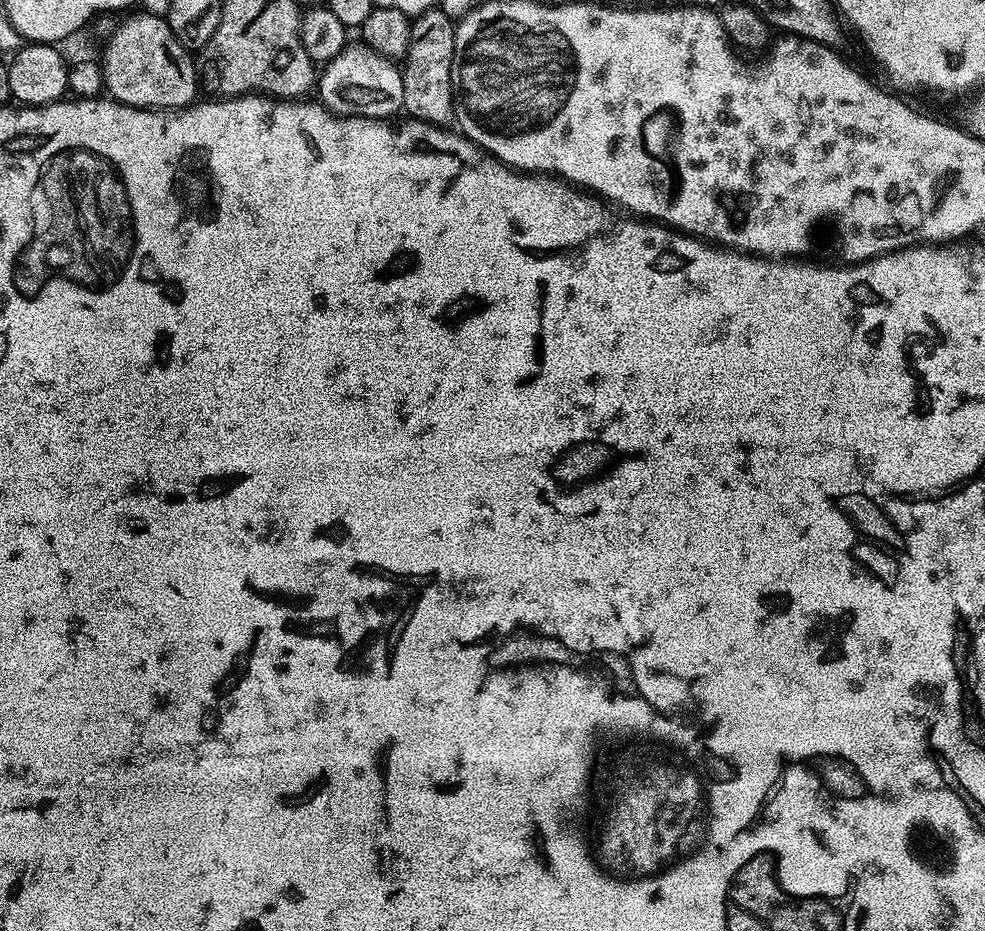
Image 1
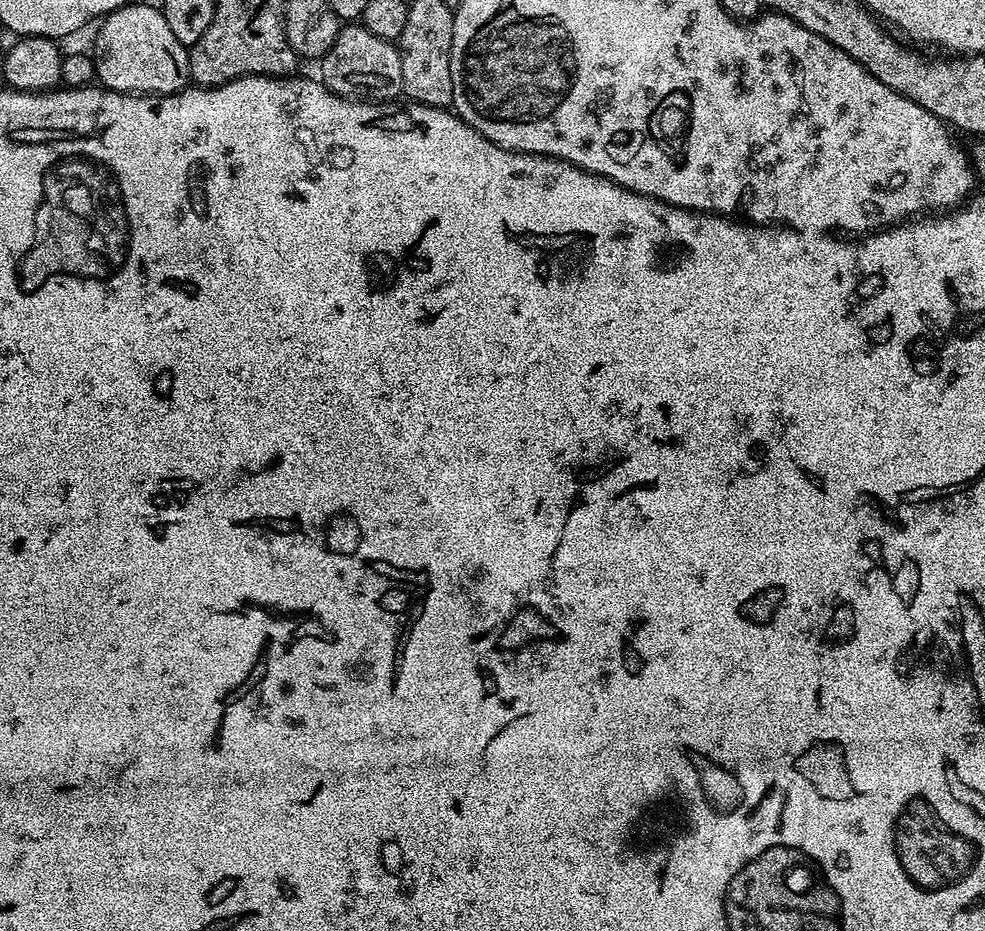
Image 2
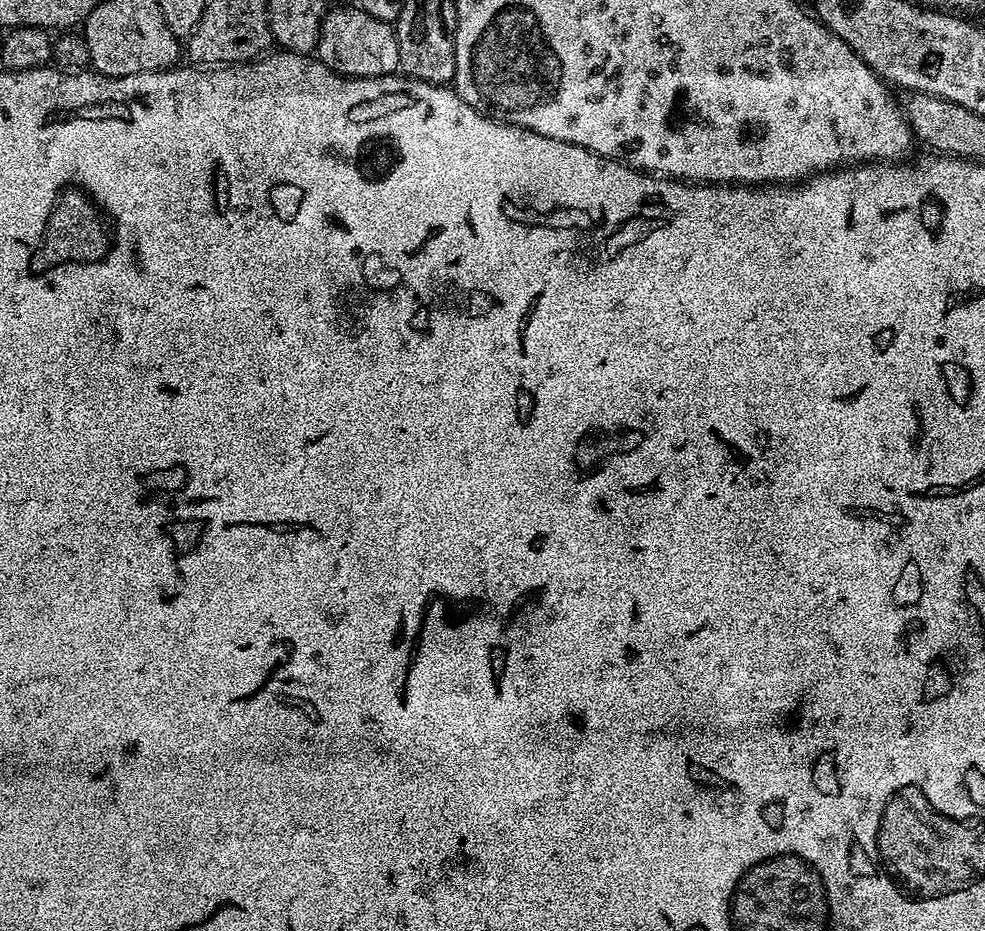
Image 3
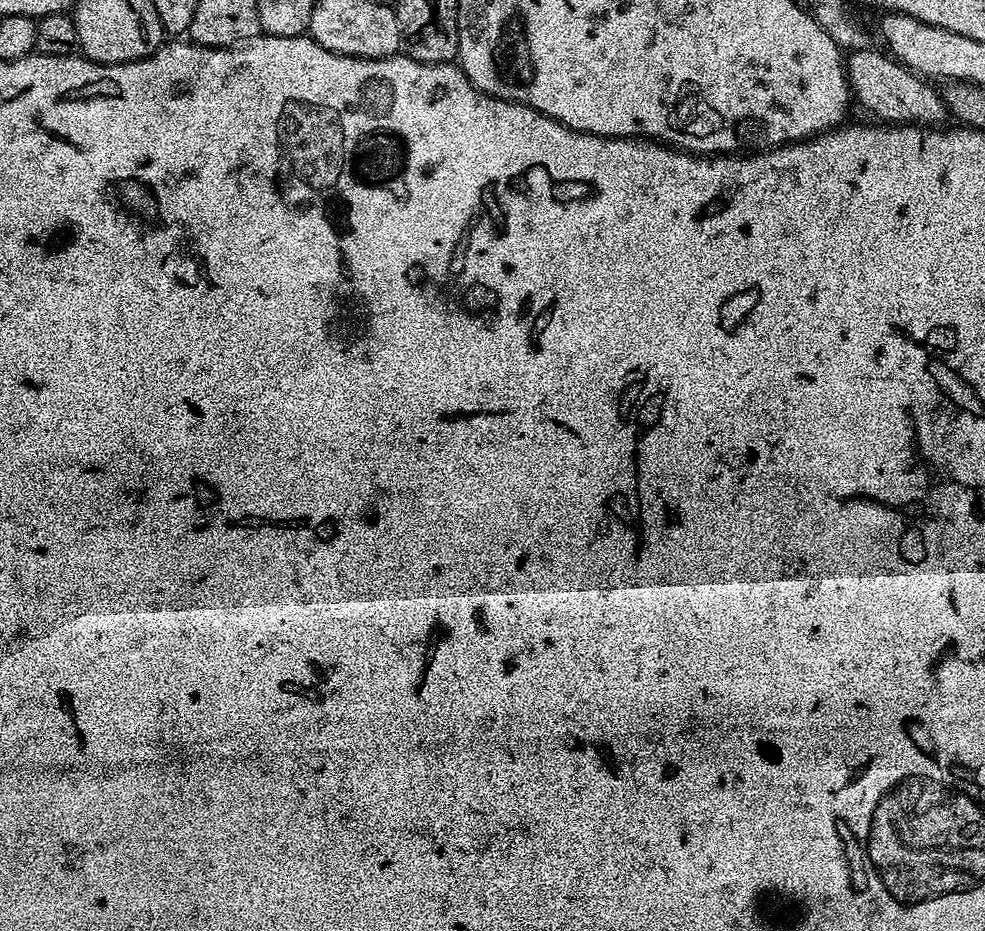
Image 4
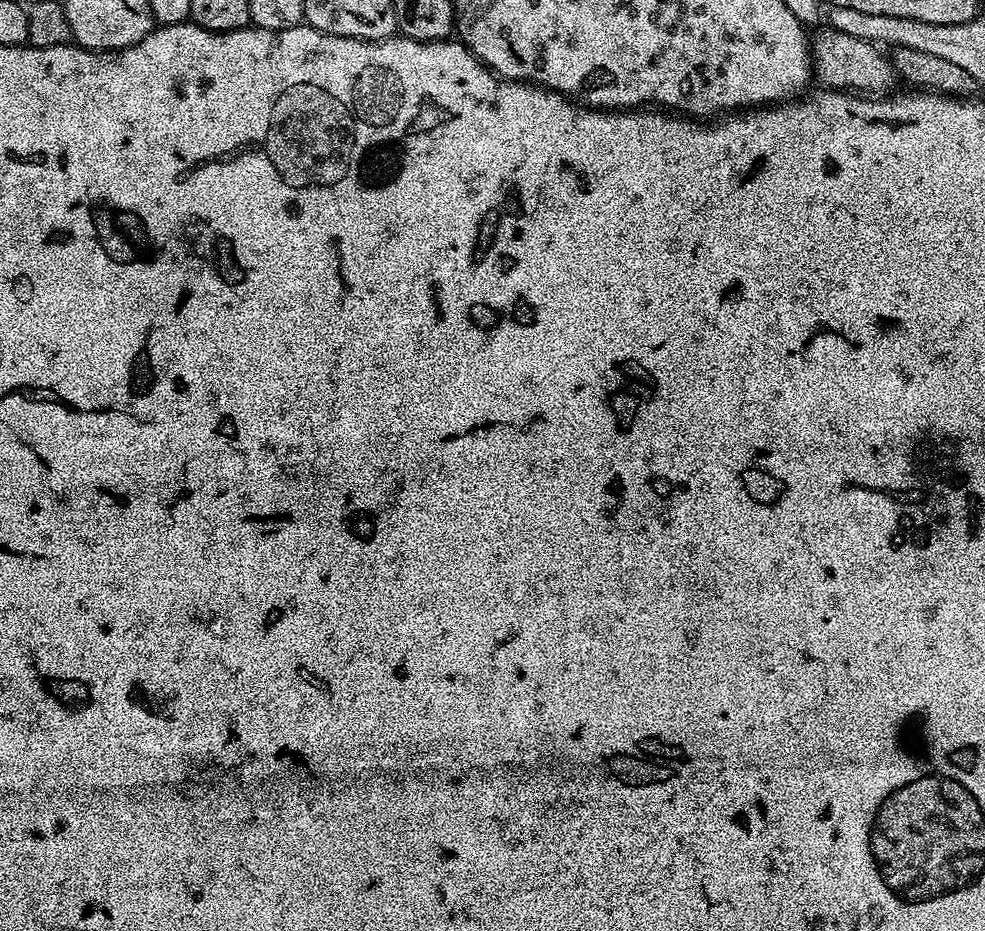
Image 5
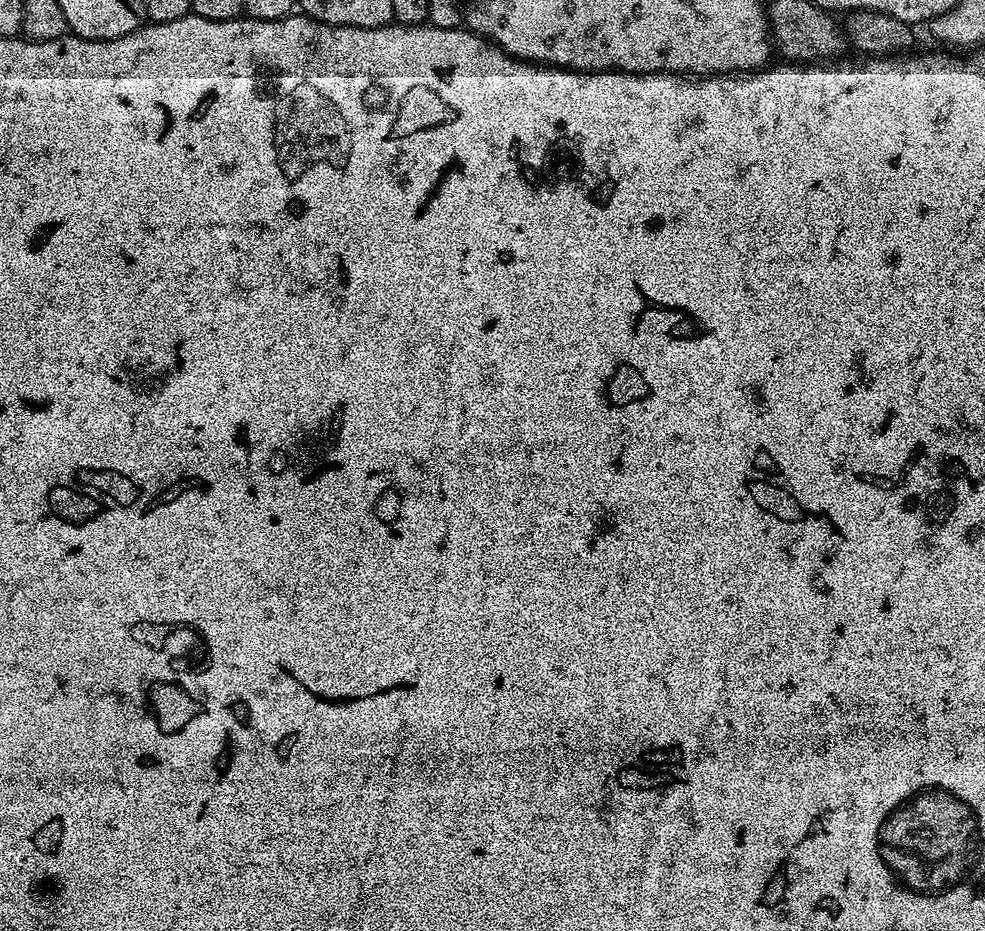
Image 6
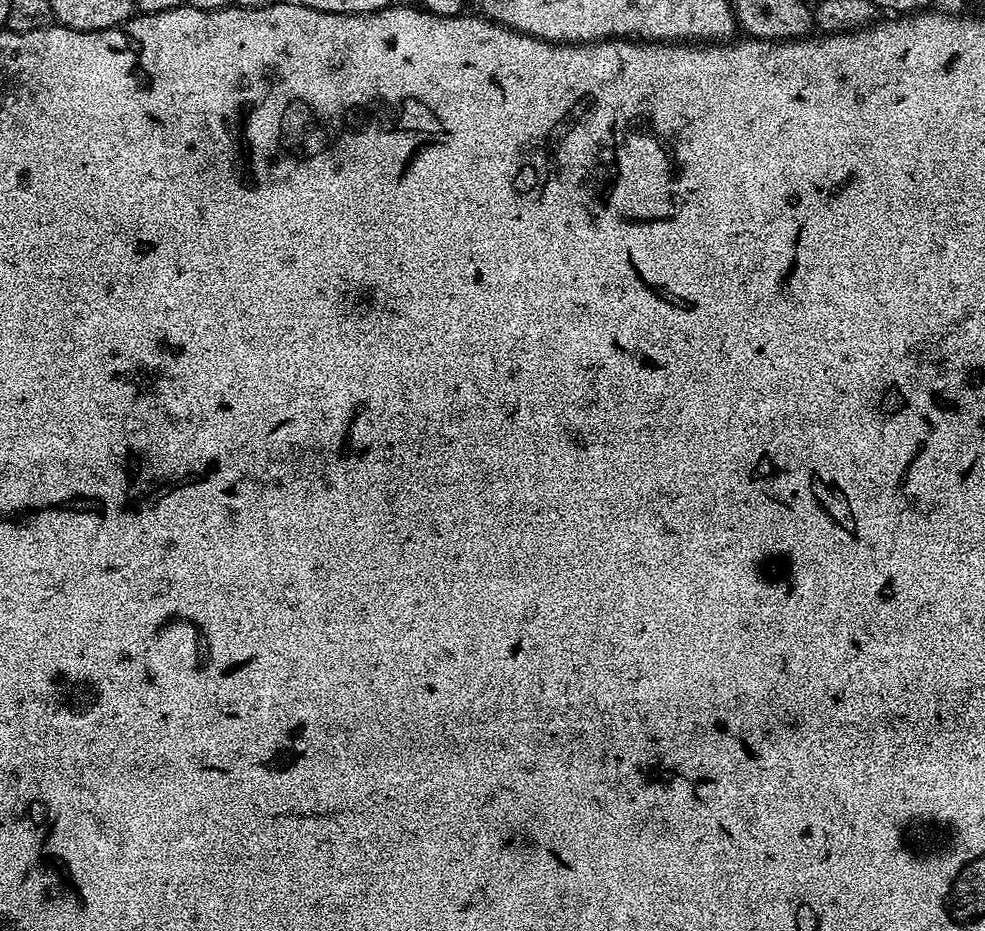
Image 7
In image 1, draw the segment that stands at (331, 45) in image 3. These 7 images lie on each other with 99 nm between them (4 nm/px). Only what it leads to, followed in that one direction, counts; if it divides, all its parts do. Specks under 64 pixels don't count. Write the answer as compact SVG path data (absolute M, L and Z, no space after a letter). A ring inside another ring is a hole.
M363 42L345 43L343 51L323 65L318 76L319 103L335 116L365 116L371 120L392 118L404 106L404 73L393 61Z

